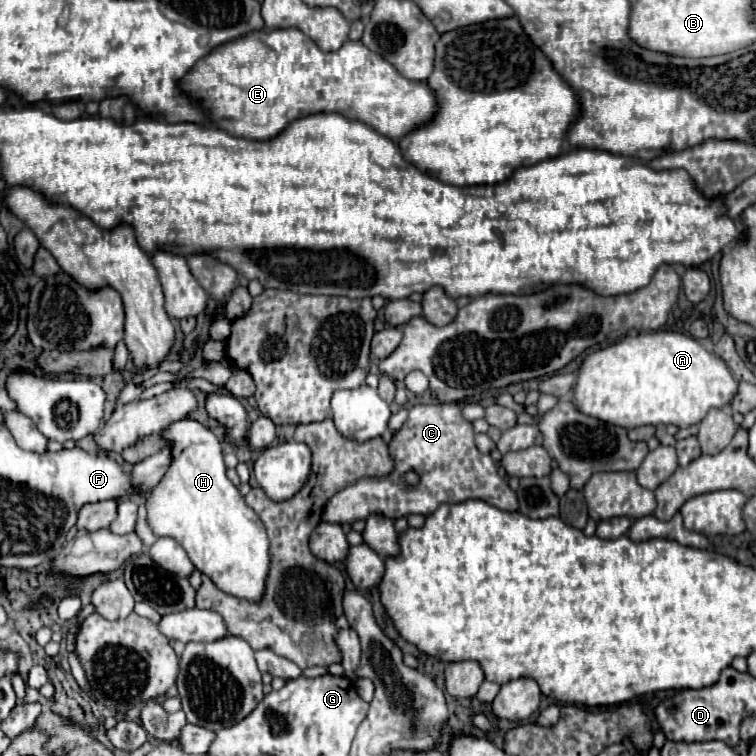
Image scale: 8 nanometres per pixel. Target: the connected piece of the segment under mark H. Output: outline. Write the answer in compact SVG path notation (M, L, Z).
M180 420L164 430L164 438L170 440L174 462L170 472L158 482L154 492L146 498L148 522L156 536L170 536L178 540L188 552L192 564L206 574L222 592L248 602L260 602L264 596L268 572L270 572L270 540L260 516L244 502L238 488L226 478L226 466L222 462L222 450L218 438L196 420Z

